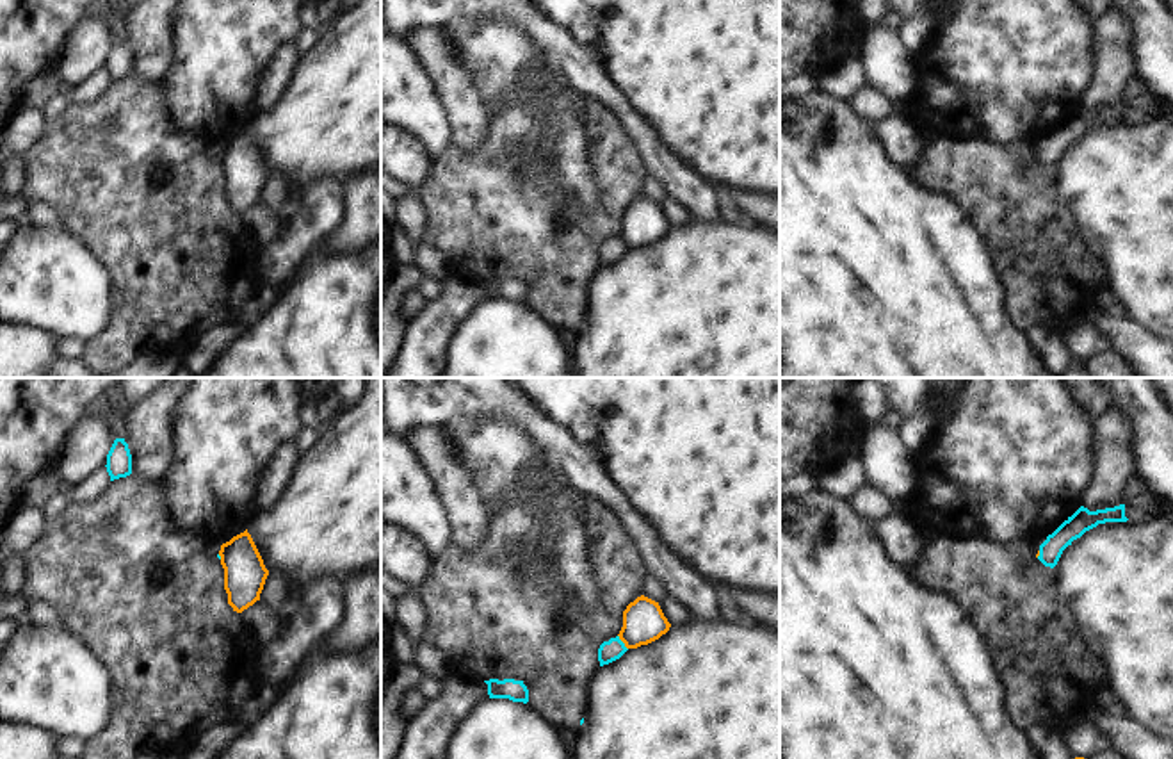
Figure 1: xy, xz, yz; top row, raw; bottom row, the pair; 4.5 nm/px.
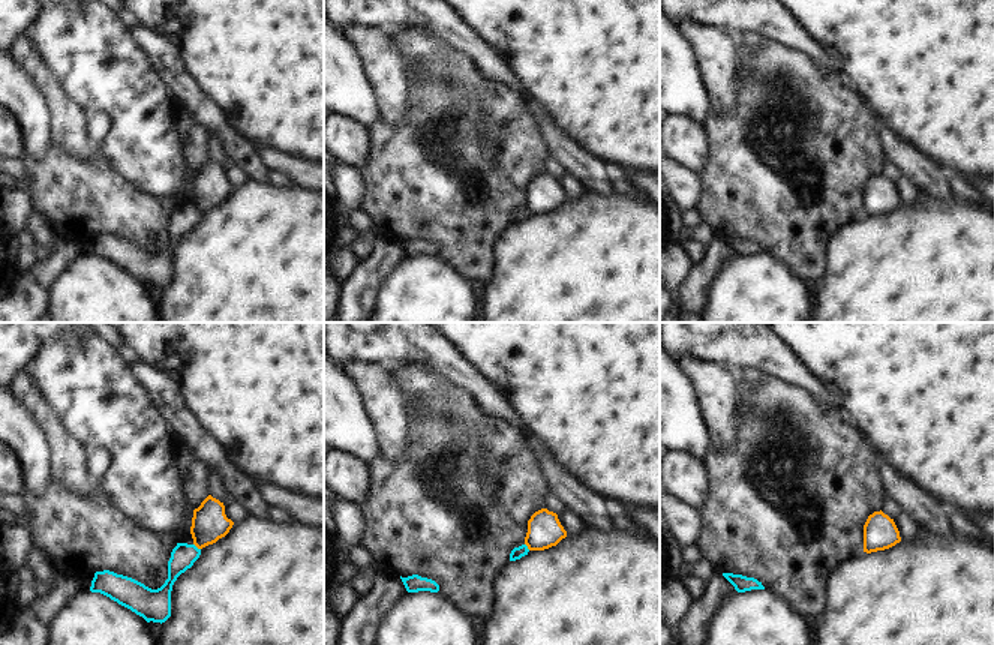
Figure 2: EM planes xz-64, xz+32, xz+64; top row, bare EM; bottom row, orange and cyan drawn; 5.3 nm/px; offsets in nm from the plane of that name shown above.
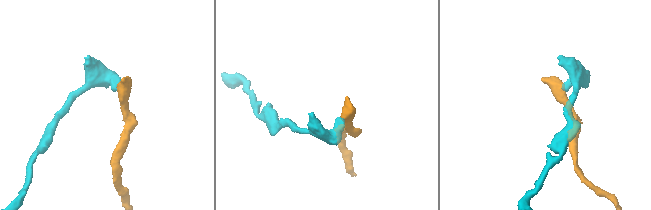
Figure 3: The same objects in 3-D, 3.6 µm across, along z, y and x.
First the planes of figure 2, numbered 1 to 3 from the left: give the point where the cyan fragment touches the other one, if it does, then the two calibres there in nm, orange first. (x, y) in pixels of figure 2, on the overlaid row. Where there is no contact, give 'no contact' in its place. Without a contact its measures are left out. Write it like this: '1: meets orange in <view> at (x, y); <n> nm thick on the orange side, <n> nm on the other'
1: meets orange in xz-64 at (197, 546); 190 nm thick on the orange side, 140 nm on the other
2: meets orange in xz+32 at (526, 545); 190 nm thick on the orange side, 60 nm on the other
3: no contact

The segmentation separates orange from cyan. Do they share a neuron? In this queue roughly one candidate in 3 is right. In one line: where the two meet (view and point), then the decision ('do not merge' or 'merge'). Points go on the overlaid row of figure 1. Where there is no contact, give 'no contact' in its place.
xz (622, 640) | do not merge

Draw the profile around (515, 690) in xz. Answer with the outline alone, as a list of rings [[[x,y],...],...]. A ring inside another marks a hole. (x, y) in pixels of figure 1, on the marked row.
[[[489,679],[484,681],[488,684],[488,695],[489,698],[509,698],[513,702],[529,702],[529,690],[523,684],[523,681],[514,679]]]

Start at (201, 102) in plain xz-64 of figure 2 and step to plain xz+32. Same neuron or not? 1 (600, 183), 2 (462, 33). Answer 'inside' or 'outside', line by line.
1: inside
2: inside

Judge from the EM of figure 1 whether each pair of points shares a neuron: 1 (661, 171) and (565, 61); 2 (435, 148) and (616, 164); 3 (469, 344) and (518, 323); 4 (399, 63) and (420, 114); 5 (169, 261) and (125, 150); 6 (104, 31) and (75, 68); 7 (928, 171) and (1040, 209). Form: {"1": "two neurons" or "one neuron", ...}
{"1": "one neuron", "2": "two neurons", "3": "one neuron", "4": "one neuron", "5": "one neuron", "6": "one neuron", "7": "one neuron"}

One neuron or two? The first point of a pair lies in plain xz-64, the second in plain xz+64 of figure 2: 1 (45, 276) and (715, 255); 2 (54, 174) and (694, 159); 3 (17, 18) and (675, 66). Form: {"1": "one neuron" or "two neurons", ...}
{"1": "one neuron", "2": "two neurons", "3": "two neurons"}

